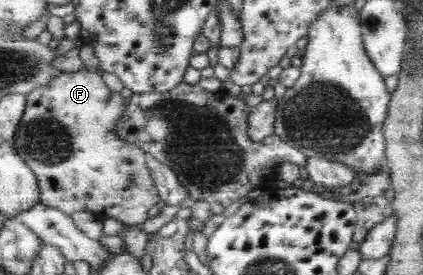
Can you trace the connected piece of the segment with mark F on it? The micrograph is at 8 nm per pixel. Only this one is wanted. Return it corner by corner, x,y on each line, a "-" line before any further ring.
83,69
77,72
59,72
52,82
29,94
27,114
16,135
16,148
39,176
46,206
64,210
68,216
86,210
101,218
115,218
124,224
144,224
150,210
163,197
152,174
150,155
140,145
124,140
118,133
119,122
128,110
128,100
108,86
100,72

